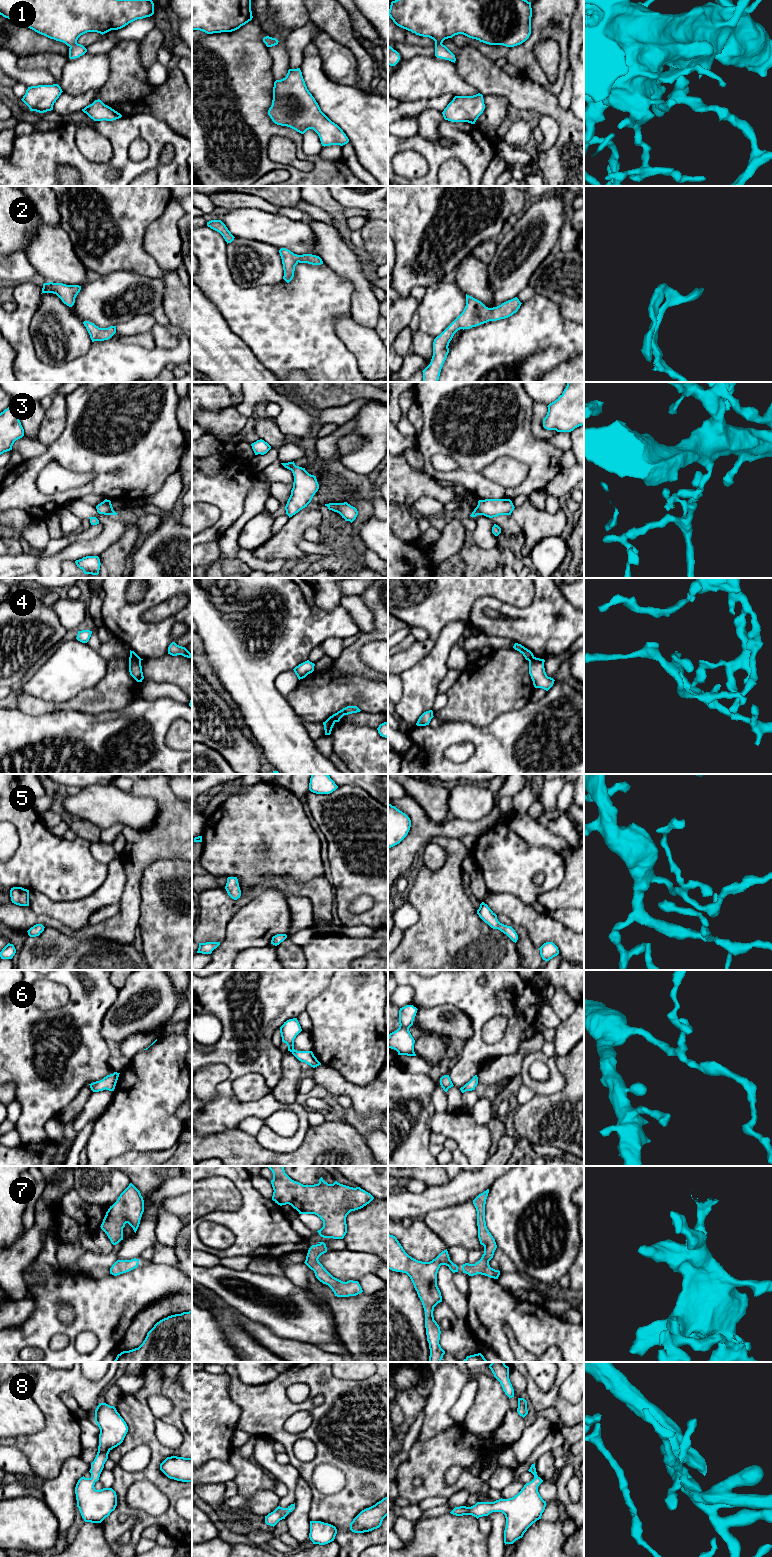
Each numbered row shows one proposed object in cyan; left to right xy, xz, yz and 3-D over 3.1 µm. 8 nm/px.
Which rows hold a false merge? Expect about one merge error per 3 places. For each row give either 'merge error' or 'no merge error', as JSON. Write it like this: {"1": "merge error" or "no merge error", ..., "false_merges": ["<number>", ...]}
{"1": "no merge error", "2": "no merge error", "3": "no merge error", "4": "merge error", "5": "no merge error", "6": "no merge error", "7": "no merge error", "8": "no merge error", "false_merges": ["4"]}

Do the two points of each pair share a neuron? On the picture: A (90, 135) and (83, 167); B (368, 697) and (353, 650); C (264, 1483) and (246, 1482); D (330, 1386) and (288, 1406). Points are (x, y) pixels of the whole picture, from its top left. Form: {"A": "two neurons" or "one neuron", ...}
{"A": "two neurons", "B": "two neurons", "C": "one neuron", "D": "one neuron"}

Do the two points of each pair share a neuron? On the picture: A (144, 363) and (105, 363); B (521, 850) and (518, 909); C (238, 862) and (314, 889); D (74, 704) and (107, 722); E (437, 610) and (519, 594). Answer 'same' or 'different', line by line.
A: same
B: different
C: different
D: different
E: same

